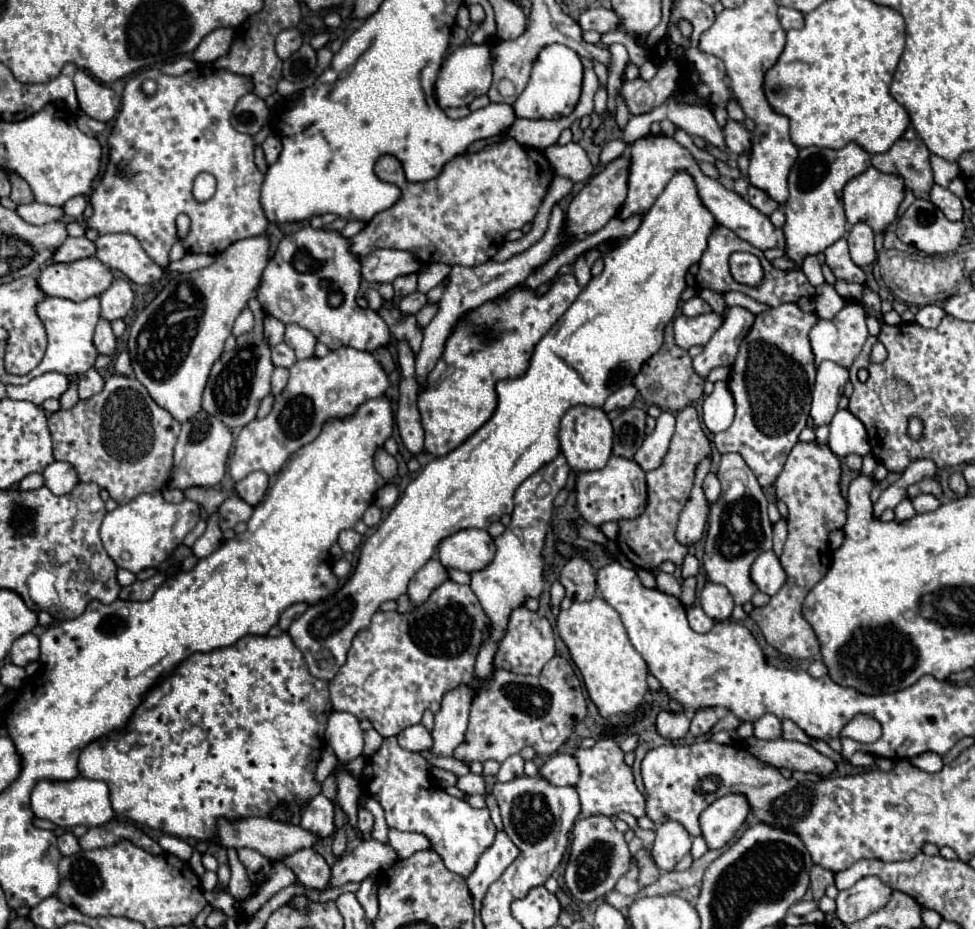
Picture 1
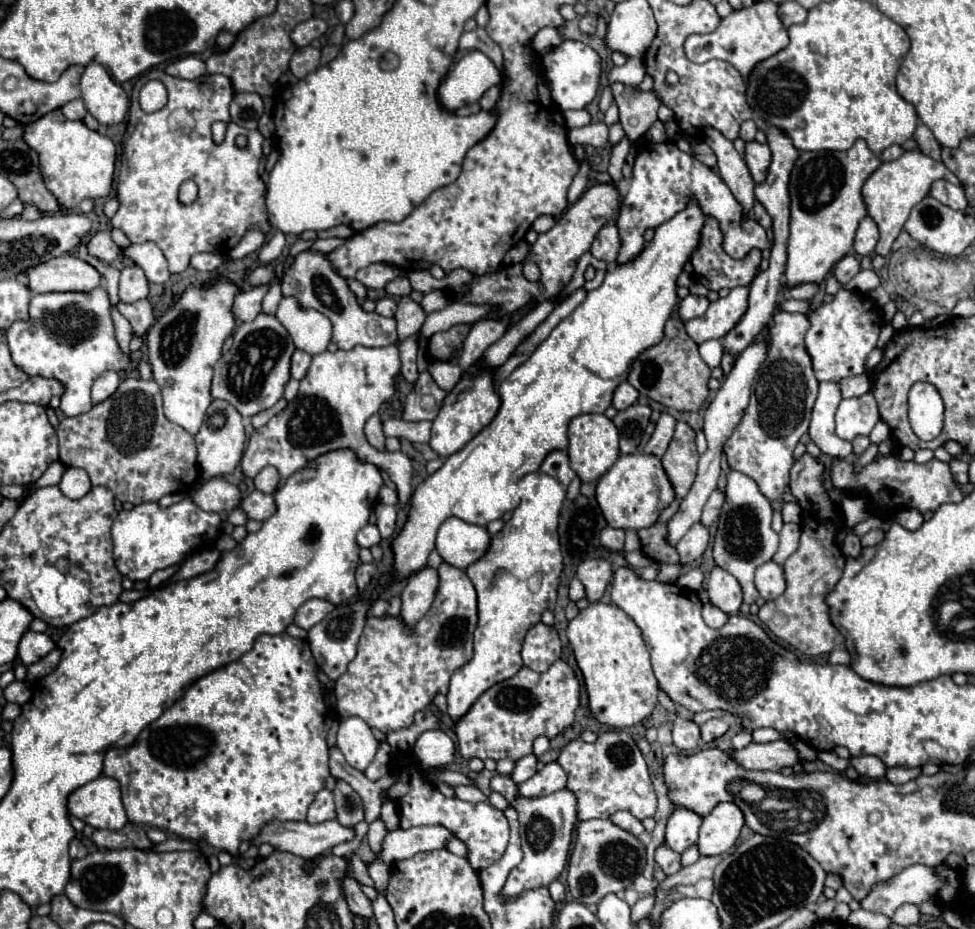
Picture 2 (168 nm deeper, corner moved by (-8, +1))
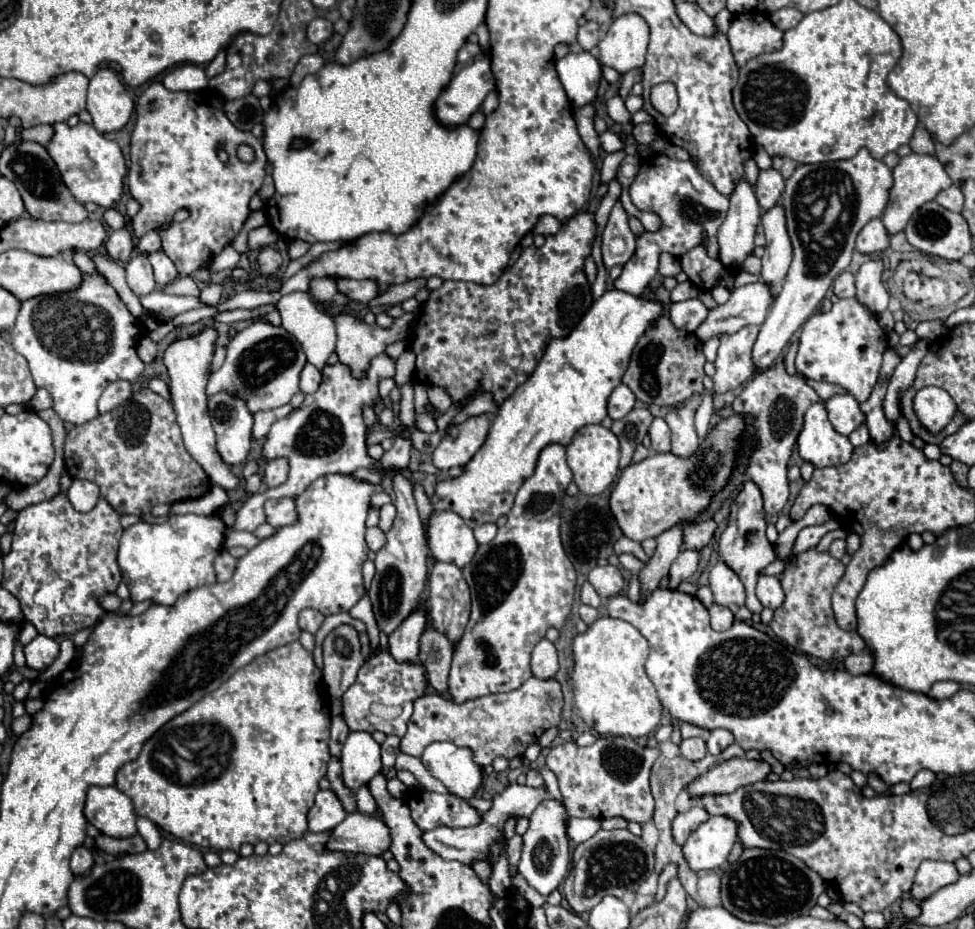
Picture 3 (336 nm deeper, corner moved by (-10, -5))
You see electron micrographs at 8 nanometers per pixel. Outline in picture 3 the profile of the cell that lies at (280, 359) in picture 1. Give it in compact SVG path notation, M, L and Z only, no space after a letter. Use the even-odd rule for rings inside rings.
M306 363L302 373L300 373L300 391L302 393L314 393L318 389L320 381L322 381L320 371L312 363Z

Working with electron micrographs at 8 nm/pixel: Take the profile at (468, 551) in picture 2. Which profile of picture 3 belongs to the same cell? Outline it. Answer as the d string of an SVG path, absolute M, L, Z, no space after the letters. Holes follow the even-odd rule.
M452 511L432 513L428 529L430 553L438 561L456 563L464 567L472 561L472 555L478 551L478 541L474 531Z

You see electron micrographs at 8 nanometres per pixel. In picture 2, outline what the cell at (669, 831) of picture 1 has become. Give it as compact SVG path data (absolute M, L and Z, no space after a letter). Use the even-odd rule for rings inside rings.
M676 807L666 825L666 845L682 853L698 839L698 829L702 825L702 817L686 807Z

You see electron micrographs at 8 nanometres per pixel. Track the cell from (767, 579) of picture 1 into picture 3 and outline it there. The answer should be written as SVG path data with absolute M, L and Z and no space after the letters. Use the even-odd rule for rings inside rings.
M762 575L756 585L756 595L758 595L760 603L770 609L778 609L784 603L784 591L782 591L778 577Z

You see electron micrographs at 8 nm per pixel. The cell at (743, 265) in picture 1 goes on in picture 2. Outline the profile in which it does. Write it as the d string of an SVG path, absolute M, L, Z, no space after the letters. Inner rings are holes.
M646 143L634 161L630 191L624 197L618 215L618 229L622 237L622 247L618 255L618 265L630 263L644 249L644 231L656 229L658 225L672 219L678 211L686 209L686 205L696 199L702 213L714 217L720 223L724 241L722 249L734 257L742 259L750 249L770 249L770 241L766 231L754 221L742 221L742 207L726 187L726 183L704 163L694 159L692 155L680 151L674 143Z

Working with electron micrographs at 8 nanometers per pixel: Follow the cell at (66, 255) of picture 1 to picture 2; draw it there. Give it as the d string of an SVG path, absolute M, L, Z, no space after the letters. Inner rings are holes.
M98 231L88 243L88 253L104 263L112 263L120 255L120 247L112 241L108 231Z

